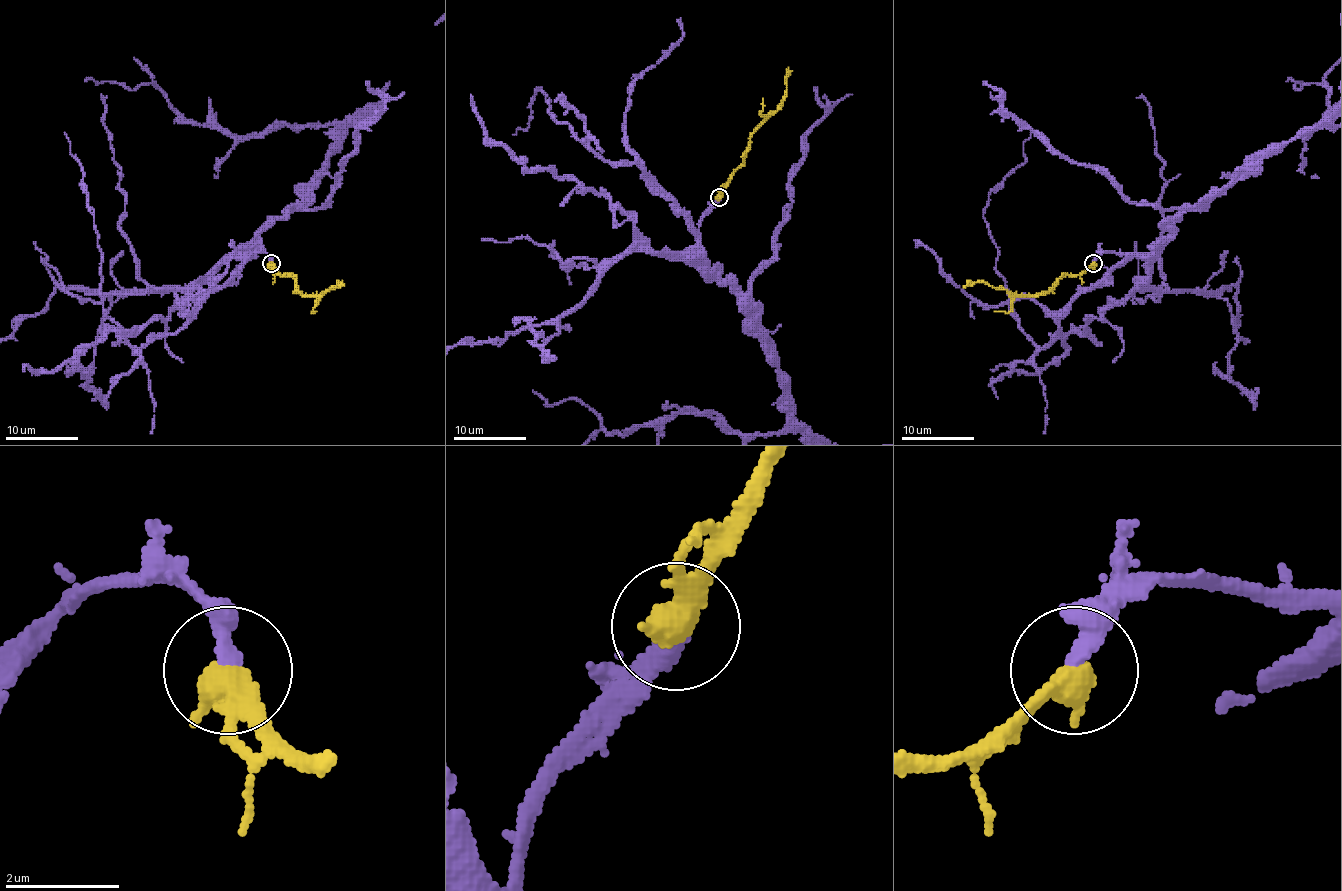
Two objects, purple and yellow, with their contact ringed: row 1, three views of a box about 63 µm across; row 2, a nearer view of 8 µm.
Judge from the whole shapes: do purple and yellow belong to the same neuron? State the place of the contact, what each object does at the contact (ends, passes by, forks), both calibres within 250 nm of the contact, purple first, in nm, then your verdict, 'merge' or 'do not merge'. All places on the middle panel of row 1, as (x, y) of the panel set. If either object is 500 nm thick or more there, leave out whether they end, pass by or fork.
at (719, 197); 380 nm thick on the purple side, 550 nm on the other; merge

